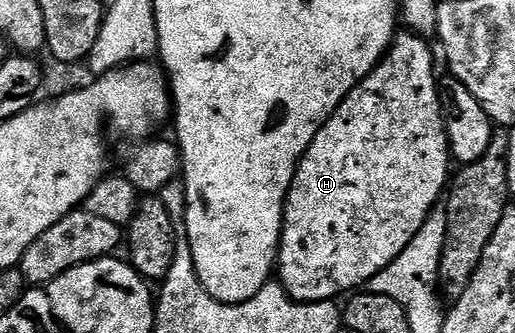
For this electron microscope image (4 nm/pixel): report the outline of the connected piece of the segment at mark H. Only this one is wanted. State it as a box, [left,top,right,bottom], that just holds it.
[277,31,453,301]

